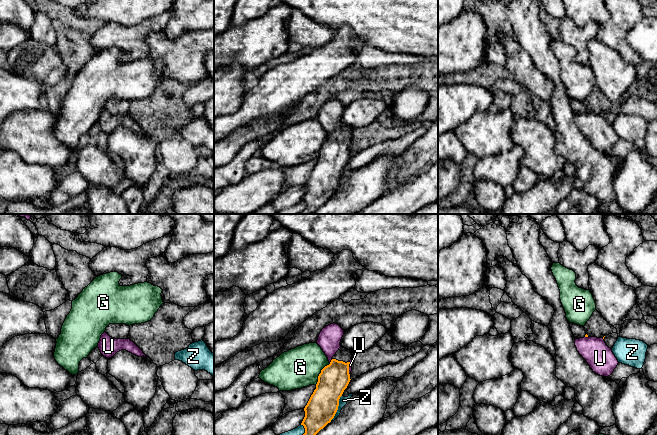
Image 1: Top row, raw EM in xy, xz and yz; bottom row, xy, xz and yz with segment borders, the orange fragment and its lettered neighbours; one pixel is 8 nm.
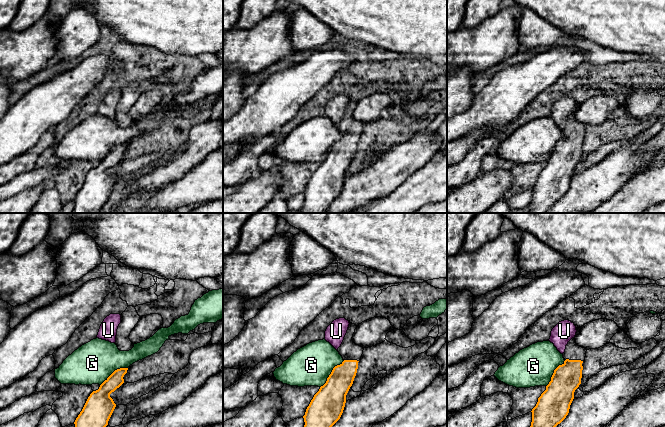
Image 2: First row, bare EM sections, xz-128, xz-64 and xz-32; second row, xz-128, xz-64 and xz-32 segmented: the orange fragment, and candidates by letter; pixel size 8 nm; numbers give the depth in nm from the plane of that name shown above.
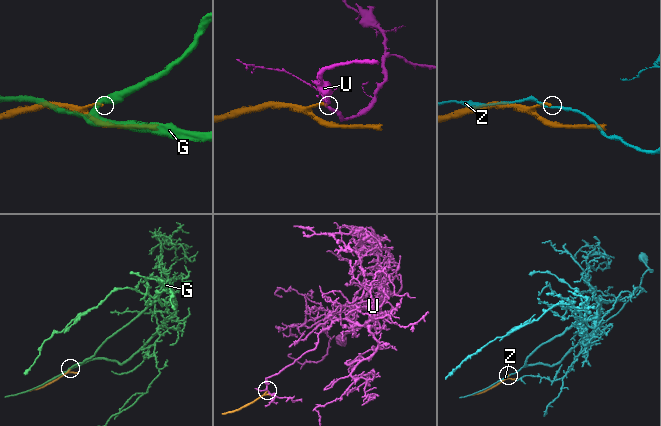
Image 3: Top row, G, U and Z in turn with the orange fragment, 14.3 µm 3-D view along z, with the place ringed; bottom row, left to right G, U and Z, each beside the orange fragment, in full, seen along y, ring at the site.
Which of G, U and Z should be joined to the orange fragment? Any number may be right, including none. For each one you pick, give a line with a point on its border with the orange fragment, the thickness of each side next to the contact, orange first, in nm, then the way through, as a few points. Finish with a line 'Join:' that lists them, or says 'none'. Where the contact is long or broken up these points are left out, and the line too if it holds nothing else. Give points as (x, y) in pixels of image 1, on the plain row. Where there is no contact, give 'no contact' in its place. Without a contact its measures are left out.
Join: none

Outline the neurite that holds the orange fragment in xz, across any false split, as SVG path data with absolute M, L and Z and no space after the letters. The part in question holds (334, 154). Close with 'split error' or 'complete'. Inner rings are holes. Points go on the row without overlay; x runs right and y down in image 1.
M341 122L332 133L330 140L321 146L321 149L318 152L316 165L304 184L305 193L301 201L304 202L305 209L300 214L313 214L334 194L338 186L339 175L351 156L349 150L349 140L351 134L352 128Z | split error

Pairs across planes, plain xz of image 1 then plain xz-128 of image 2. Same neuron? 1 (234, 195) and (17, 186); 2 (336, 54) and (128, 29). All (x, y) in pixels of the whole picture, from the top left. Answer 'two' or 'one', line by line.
1: two
2: two

